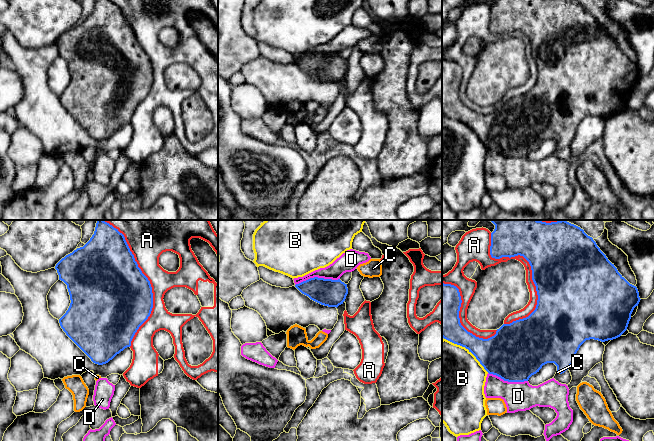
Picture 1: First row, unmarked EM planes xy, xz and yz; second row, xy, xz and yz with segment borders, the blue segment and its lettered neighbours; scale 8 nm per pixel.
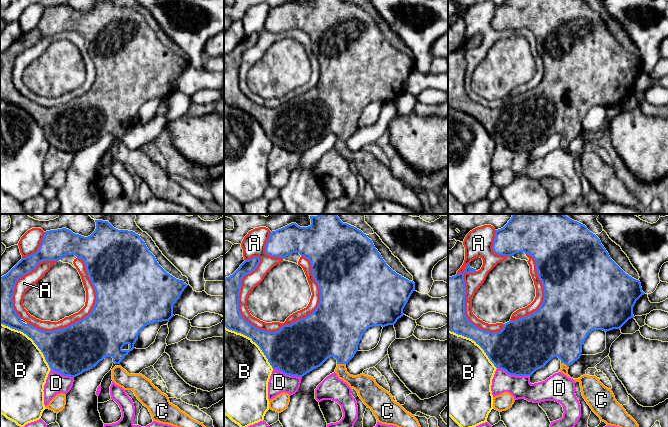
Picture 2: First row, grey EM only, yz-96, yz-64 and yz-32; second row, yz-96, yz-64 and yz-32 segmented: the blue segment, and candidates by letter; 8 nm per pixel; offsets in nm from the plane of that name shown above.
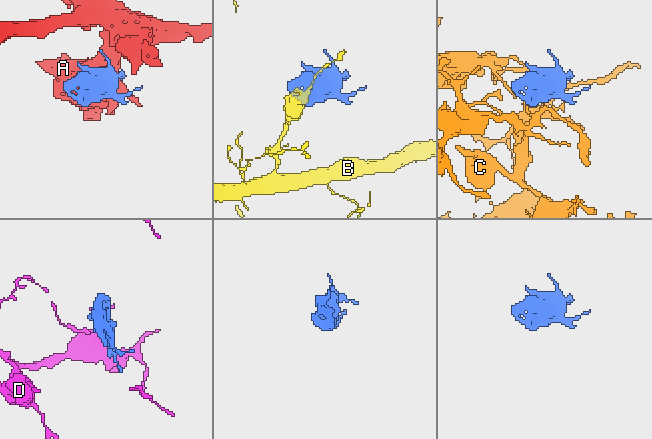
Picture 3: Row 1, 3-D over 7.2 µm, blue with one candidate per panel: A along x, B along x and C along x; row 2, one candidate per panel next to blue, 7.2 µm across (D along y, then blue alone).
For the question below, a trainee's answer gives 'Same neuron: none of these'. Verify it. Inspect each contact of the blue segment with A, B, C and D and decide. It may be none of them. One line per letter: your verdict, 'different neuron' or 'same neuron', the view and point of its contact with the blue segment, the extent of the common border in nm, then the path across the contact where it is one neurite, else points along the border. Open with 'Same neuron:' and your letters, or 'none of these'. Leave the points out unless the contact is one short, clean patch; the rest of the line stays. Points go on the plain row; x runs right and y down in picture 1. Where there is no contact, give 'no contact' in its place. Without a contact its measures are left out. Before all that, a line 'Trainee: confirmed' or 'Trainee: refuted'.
Trainee: refuted
Same neuron: C
A: different neuron | yz (531, 44) | 750 nm
B: different neuron | yz (467, 124) | 460 nm
C: same neuron | yz (559, 148) | 40 nm | across yz (557, 117), (560, 124), (559, 148), (557, 148)
D: different neuron | xz (317, 53) | 360 nm | along xz (339, 54), (310, 53), (295, 61)

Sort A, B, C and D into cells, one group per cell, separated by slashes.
A / B / C / D

